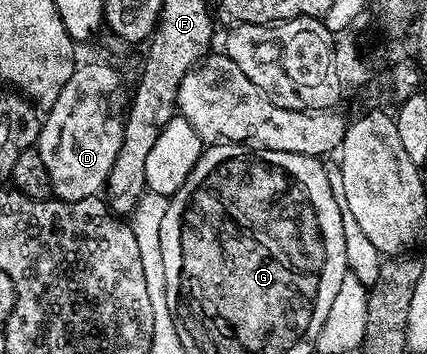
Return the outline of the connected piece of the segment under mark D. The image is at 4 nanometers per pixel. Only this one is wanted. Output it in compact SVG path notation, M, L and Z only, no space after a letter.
M100 62L77 65L43 117L35 143L50 176L53 197L80 201L97 195L106 185L124 137L123 112L128 90L119 72Z

